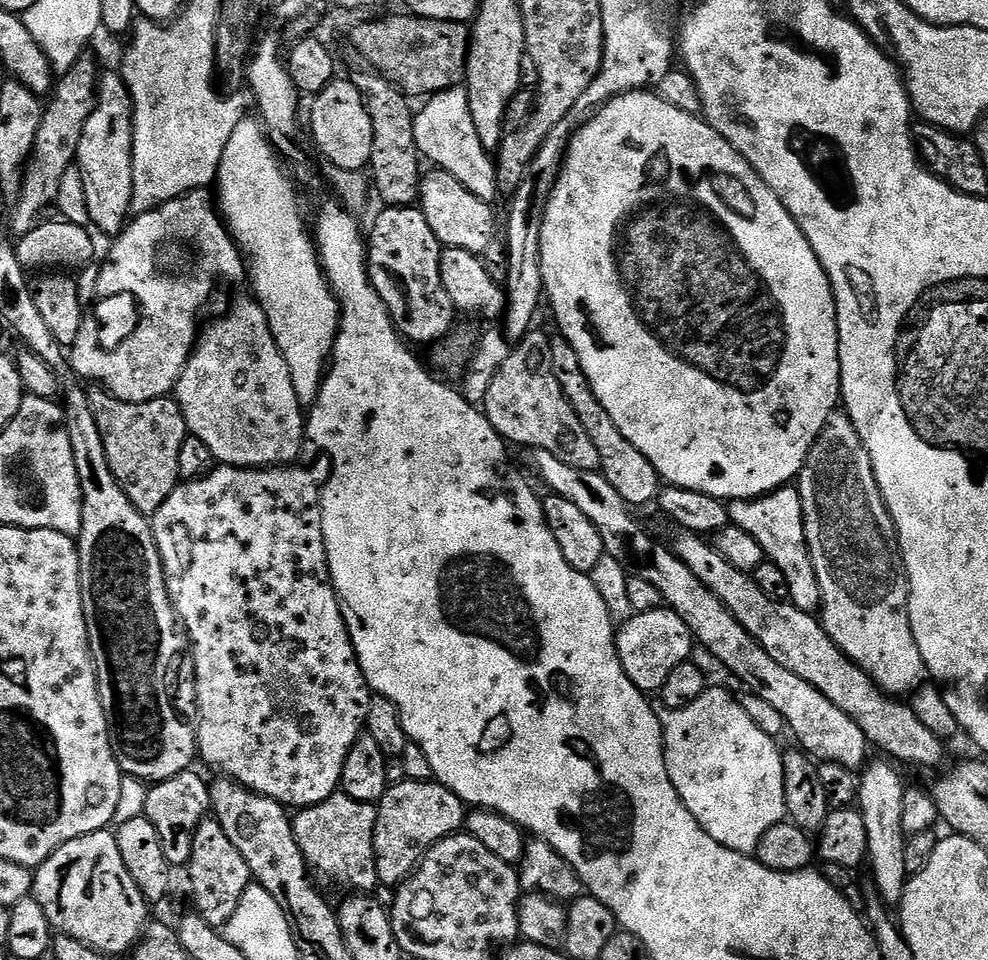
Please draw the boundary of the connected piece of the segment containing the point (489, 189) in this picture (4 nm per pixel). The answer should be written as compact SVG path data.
M465 87L451 88L429 97L426 106L415 113L414 138L421 157L431 160L439 171L453 174L470 194L488 203L500 196L495 161L485 150L471 117L468 91Z

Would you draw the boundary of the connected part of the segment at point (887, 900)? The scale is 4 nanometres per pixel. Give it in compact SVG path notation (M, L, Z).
M887 759L874 760L859 773L858 811L866 822L867 863L872 864L872 876L876 879L875 891L880 893L880 898L885 905L896 906L903 898L904 886L910 879L910 874L906 870L906 846L904 845L906 833L902 826L902 798L906 781L900 777L900 772L896 769L899 767L895 763Z

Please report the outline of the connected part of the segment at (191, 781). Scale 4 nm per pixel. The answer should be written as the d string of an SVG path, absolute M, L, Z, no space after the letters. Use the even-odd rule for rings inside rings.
M196 770L174 774L174 778L157 780L149 787L143 816L153 824L162 842L162 850L166 853L166 862L173 869L183 869L192 857L194 834L209 815L211 807L209 781L204 781Z

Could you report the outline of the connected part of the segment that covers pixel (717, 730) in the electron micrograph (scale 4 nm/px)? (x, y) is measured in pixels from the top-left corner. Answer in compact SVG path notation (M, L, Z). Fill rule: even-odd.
M705 687L701 696L685 708L659 709L664 728L664 761L674 782L674 790L682 798L686 810L722 846L735 852L755 853L759 839L772 826L786 820L788 807L784 801L784 756L776 749L777 741L740 705L739 699L724 688Z

